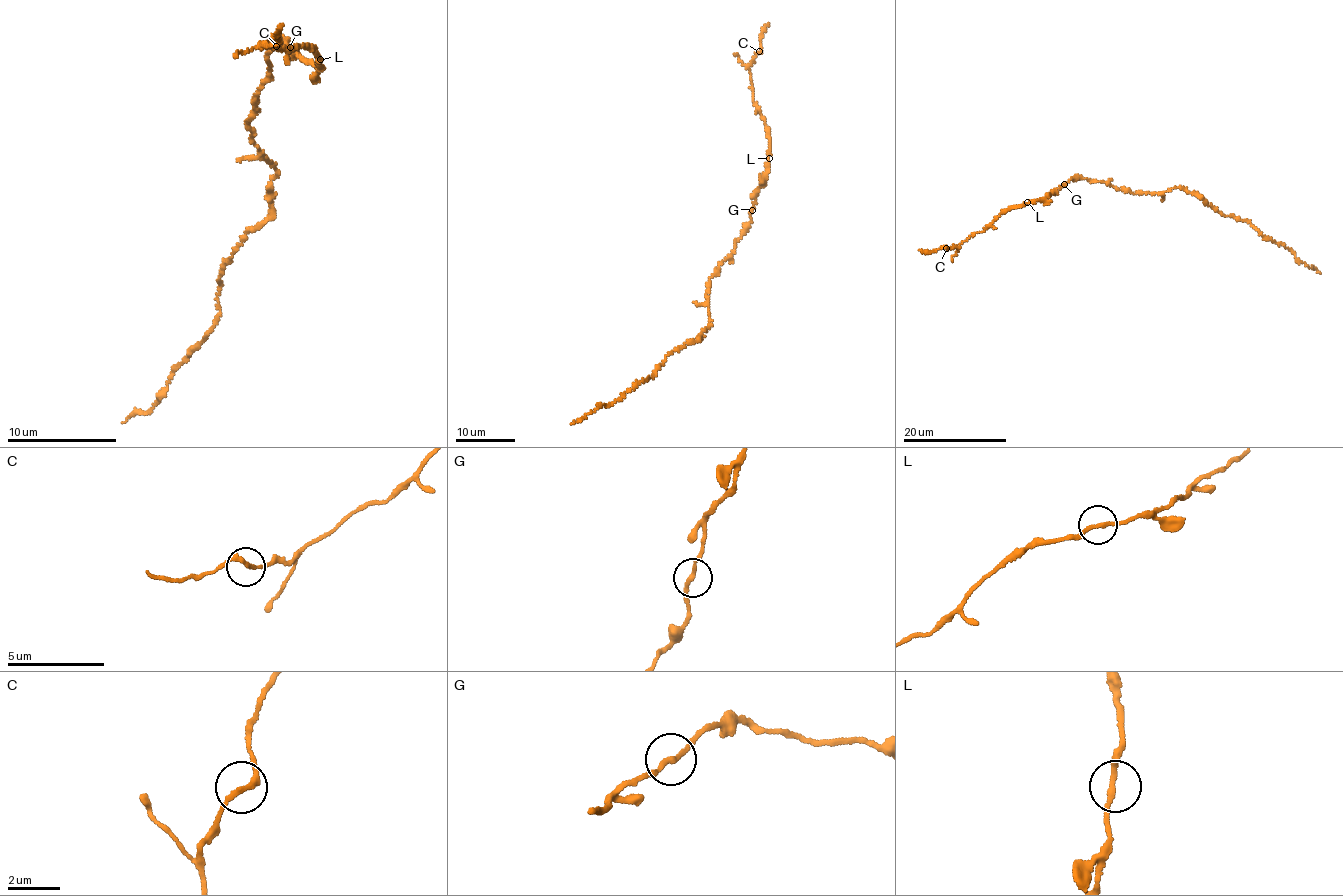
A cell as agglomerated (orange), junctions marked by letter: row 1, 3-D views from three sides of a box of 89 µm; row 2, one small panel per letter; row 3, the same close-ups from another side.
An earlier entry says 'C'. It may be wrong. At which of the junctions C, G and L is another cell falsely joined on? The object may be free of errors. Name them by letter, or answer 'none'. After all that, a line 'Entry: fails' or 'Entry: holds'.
none
Entry: fails

